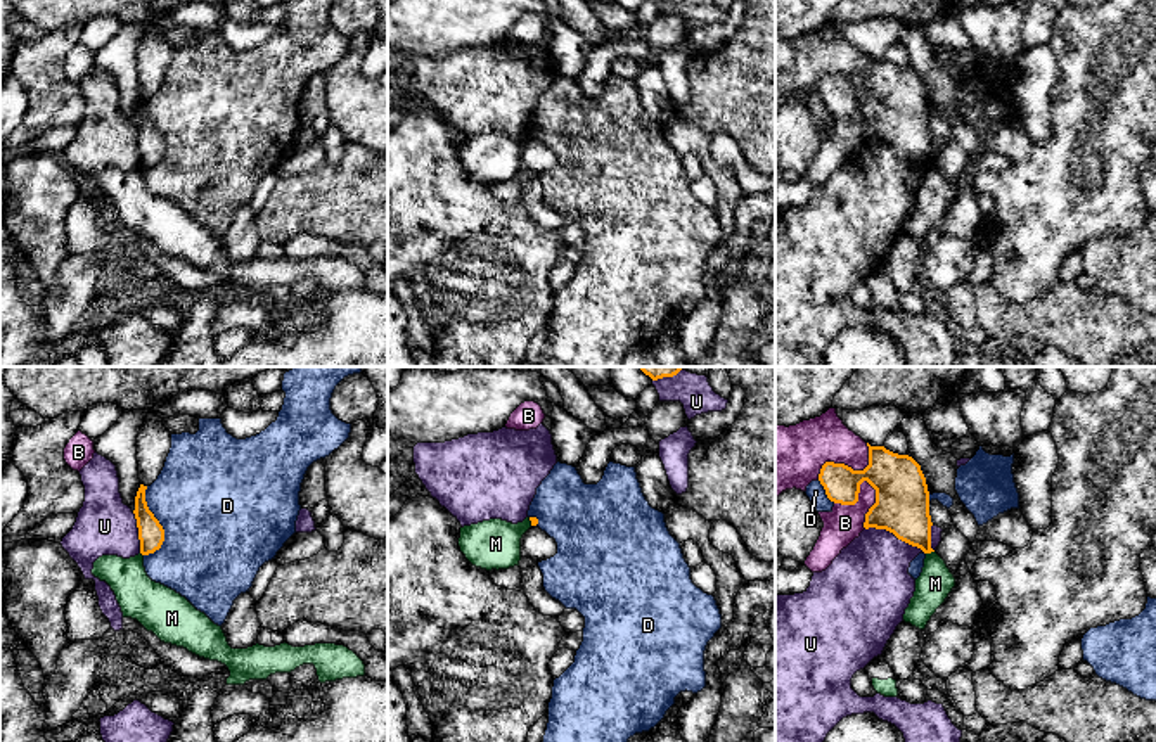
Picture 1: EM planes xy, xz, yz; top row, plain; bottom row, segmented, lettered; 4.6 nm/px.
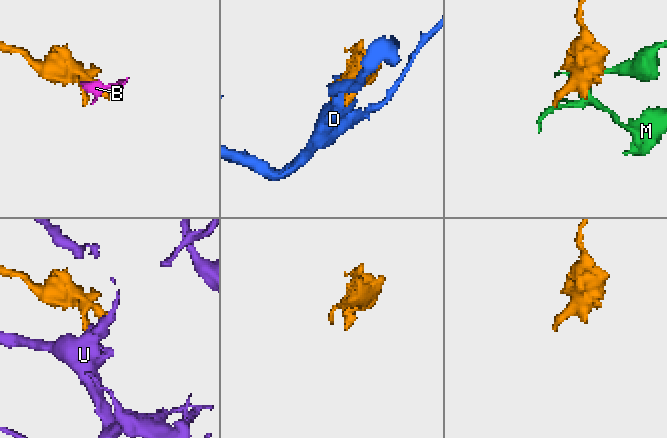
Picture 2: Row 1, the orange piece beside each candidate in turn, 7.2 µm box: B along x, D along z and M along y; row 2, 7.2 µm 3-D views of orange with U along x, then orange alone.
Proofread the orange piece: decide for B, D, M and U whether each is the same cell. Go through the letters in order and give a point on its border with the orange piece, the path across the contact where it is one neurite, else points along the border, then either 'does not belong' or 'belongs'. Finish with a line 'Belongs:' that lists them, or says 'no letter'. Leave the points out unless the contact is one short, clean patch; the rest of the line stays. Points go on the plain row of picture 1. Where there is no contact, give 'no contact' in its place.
B: meets orange in yz at (874, 116); does not belong
D: meets orange in xy at (160, 137); does not belong
M: meets orange in yz at (930, 165); border along yz (933, 163), (926, 166); does not belong
U: meets orange in yz at (895, 147); does not belong
Belongs: no letter

